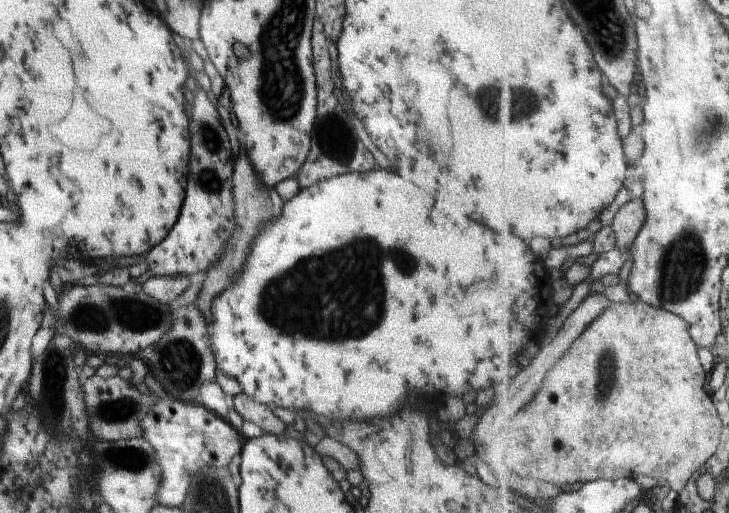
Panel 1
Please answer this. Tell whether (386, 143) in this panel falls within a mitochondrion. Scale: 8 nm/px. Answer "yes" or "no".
no

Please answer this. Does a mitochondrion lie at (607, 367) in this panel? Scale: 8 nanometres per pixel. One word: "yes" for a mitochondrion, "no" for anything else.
yes

